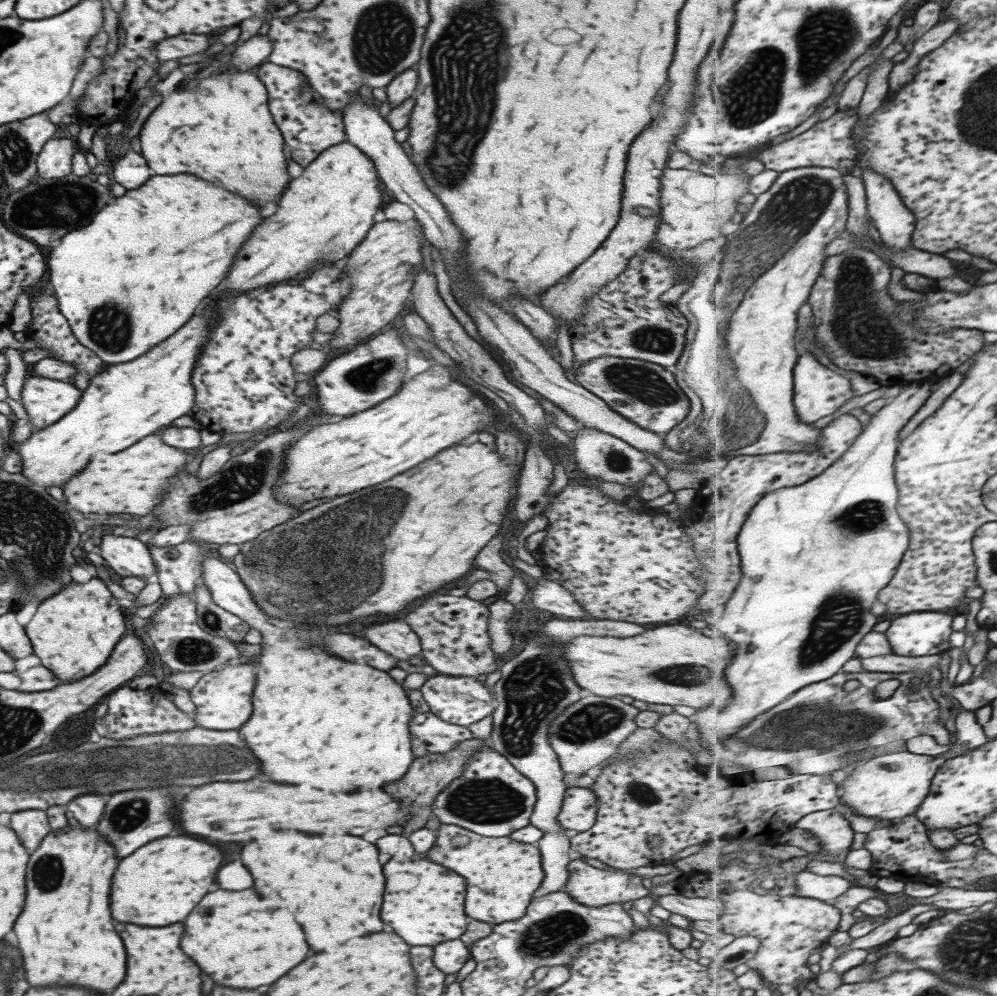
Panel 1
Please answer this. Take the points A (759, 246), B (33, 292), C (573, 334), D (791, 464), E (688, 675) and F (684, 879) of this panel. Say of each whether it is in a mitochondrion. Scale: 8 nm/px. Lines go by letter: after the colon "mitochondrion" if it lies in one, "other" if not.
A: mitochondrion
B: other
C: other
D: other
E: mitochondrion
F: other

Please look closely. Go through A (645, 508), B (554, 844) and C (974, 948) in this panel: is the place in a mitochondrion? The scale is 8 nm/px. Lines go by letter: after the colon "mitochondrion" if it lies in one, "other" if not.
A: other
B: other
C: mitochondrion

